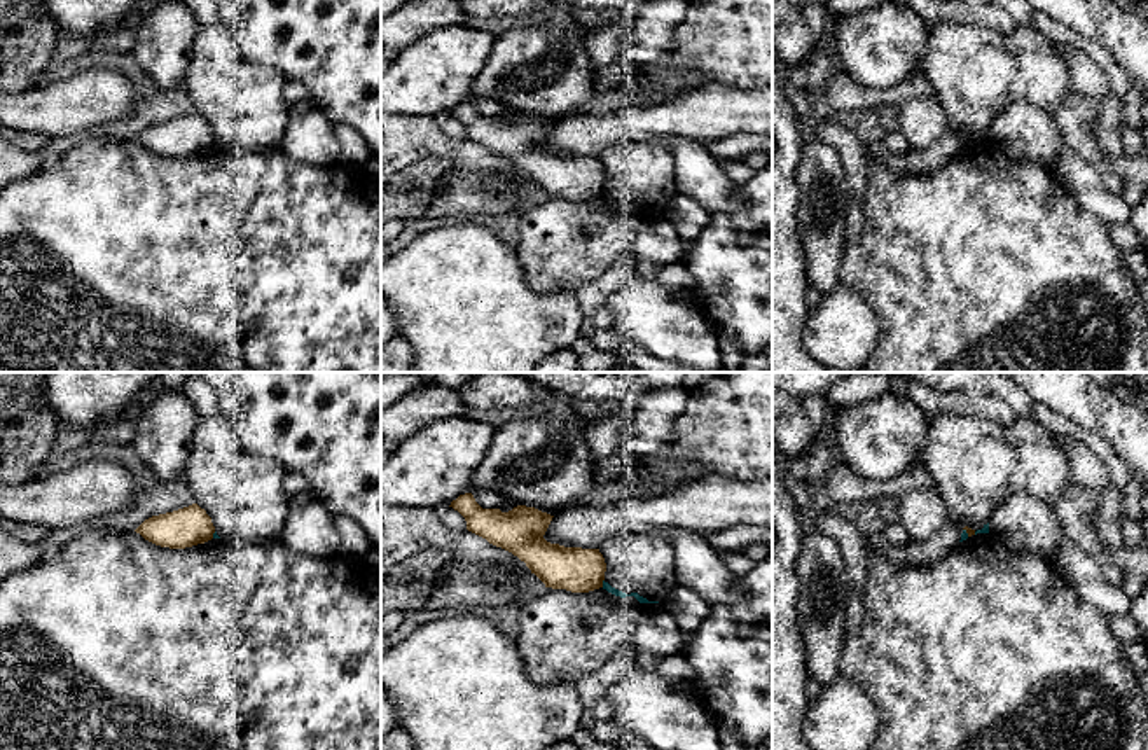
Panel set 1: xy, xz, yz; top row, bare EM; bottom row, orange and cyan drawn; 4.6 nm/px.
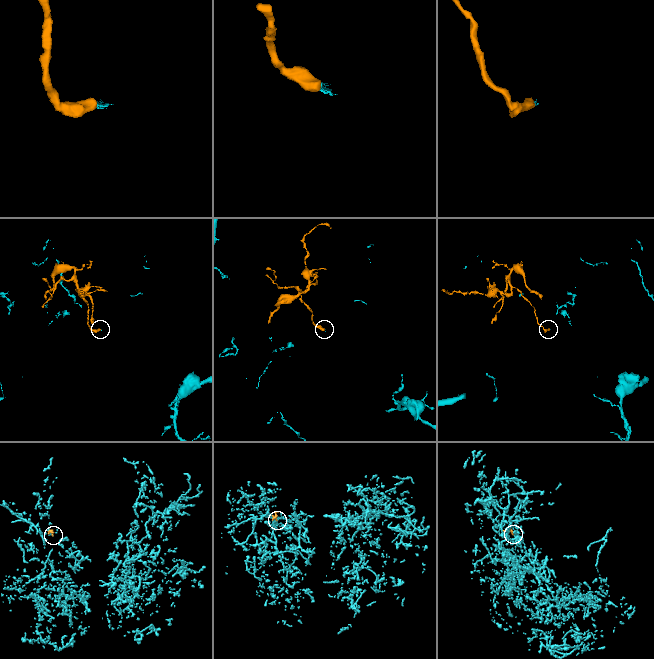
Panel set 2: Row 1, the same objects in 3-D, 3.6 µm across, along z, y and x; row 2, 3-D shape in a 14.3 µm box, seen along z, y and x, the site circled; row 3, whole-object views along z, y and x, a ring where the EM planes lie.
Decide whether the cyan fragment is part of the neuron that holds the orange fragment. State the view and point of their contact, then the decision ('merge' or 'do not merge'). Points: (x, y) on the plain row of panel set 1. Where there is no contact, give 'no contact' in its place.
xz (601, 191) | do not merge

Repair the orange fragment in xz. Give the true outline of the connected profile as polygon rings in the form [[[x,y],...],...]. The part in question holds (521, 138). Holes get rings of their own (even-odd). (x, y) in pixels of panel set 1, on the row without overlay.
[[[472,101],[460,103],[449,115],[465,126],[468,140],[524,170],[545,196],[566,198],[571,201],[589,201],[603,196],[606,171],[599,157],[564,156],[543,147],[554,124],[526,114],[517,114],[508,121],[482,117]]]

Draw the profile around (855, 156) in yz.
[[[821,117],[816,126],[816,138],[832,145],[842,157],[849,180],[851,196],[863,203],[868,187],[868,150],[851,129]]]

